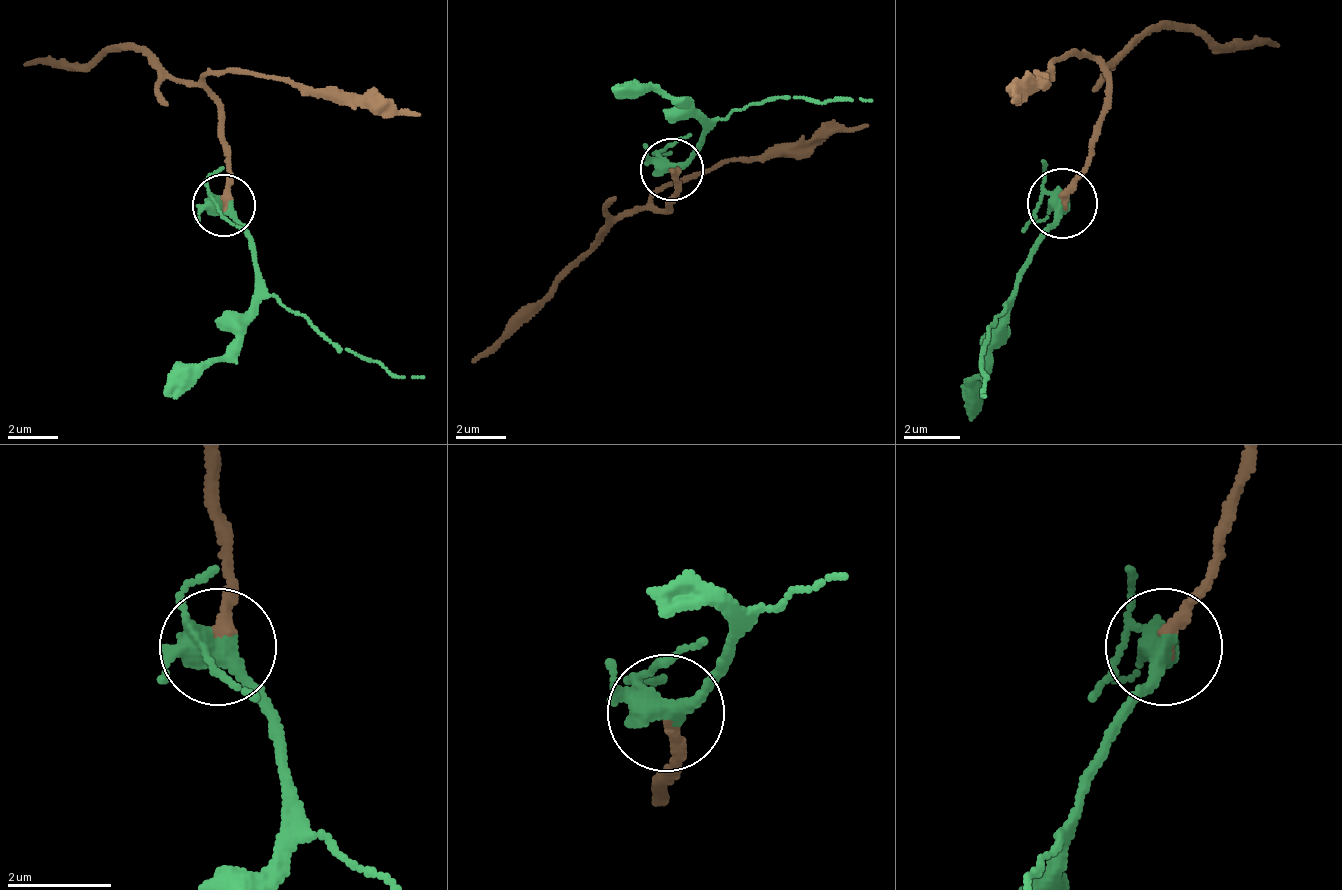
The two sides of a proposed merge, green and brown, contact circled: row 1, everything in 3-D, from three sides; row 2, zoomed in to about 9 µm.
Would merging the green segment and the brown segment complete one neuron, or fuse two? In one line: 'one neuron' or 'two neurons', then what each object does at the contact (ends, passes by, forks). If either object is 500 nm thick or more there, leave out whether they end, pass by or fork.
one neuron; green forks there; brown ends there

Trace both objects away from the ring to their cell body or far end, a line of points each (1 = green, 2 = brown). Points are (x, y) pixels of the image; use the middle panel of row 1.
1: (670, 171), (732, 108), (782, 96), (845, 96), (870, 102)
2: (670, 171), (664, 208), (657, 196), (720, 164), (814, 152), (832, 133), (870, 127)

